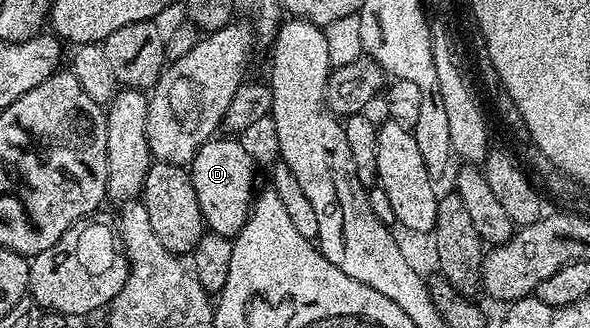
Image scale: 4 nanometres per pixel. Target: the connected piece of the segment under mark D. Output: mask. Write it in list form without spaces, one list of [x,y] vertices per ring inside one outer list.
[[[229,135],[221,136],[201,144],[188,170],[206,230],[232,239],[239,235],[239,231],[243,231],[249,212],[253,210],[253,180],[257,177],[257,169],[253,166],[252,155],[237,142],[240,140]]]

